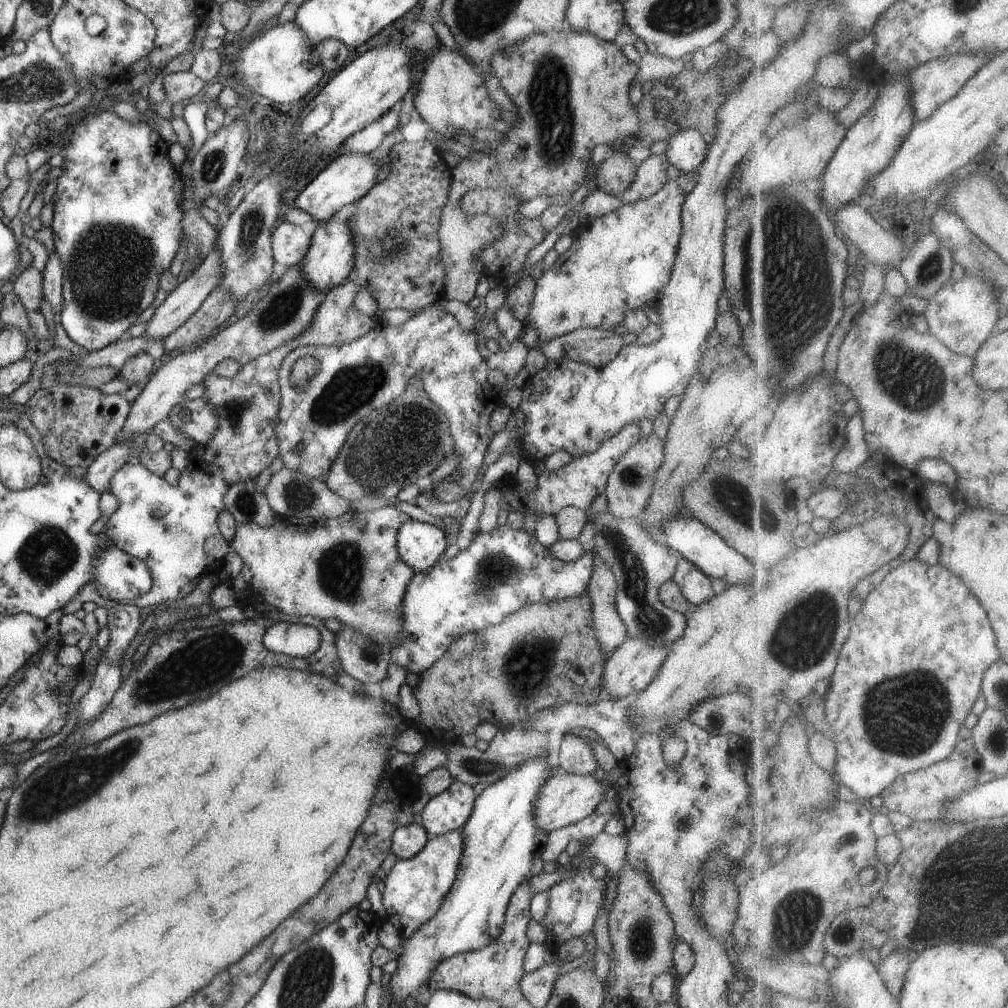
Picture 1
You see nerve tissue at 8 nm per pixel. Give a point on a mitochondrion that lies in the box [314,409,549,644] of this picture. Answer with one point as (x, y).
(342, 565)

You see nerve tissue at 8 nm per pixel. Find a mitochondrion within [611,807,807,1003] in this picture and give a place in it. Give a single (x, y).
(641, 941)

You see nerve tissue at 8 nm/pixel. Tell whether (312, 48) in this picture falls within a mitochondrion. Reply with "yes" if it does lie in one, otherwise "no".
no

